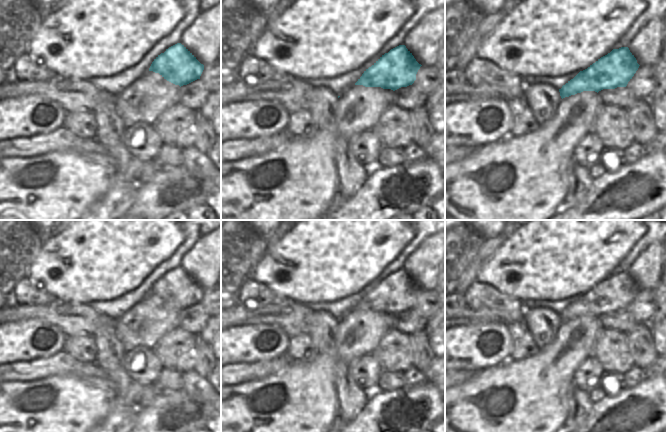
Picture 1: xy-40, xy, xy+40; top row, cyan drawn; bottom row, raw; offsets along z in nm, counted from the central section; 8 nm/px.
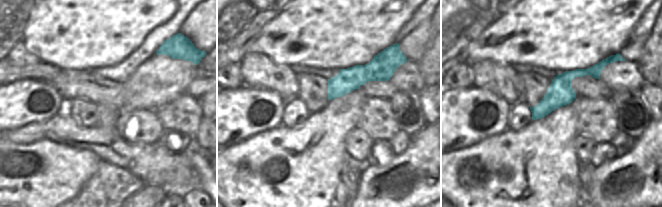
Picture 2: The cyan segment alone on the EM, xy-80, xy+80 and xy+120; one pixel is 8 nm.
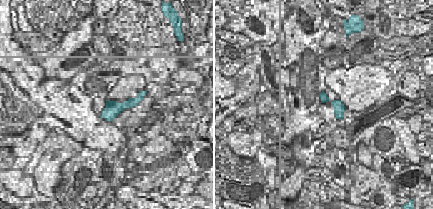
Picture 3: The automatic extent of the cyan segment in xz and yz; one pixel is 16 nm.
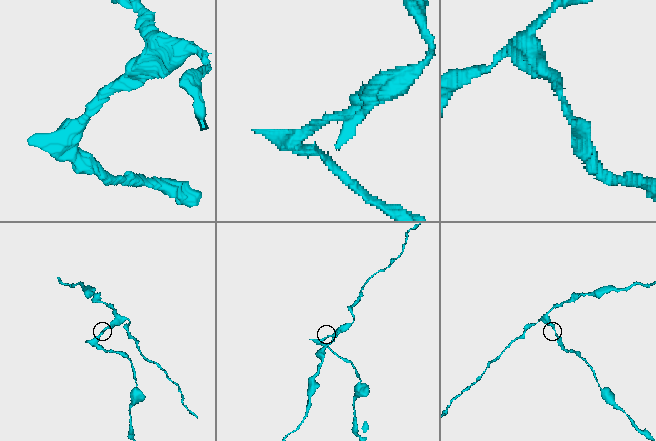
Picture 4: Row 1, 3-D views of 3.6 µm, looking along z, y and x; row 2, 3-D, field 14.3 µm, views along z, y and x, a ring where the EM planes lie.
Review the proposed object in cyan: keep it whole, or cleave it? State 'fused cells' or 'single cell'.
fused cells

